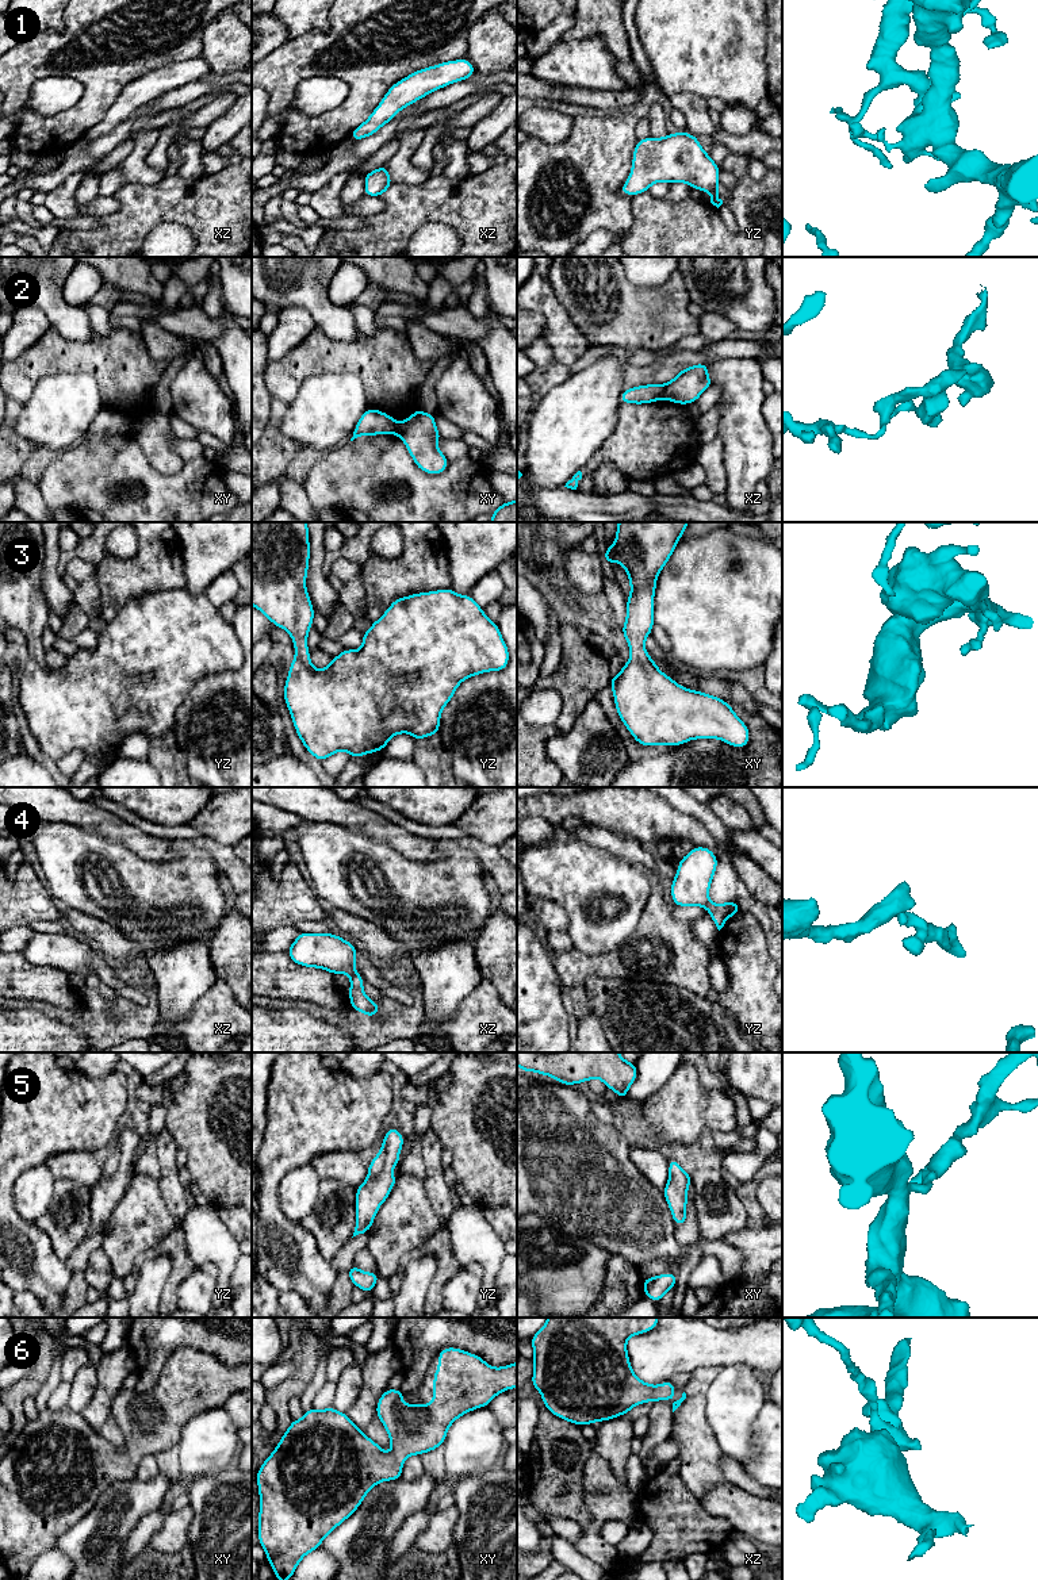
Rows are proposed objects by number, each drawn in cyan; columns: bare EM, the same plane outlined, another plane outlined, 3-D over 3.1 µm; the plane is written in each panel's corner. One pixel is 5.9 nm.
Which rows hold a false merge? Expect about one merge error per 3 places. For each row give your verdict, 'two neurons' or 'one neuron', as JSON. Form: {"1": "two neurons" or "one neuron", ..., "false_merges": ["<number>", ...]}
{"1": "one neuron", "2": "two neurons", "3": "one neuron", "4": "two neurons", "5": "one neuron", "6": "one neuron", "false_merges": ["2", "4"]}

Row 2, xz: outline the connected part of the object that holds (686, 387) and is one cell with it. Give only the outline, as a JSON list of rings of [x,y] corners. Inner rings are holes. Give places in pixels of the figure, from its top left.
[[[697,364],[681,369],[671,381],[666,383],[663,398],[669,402],[689,404],[697,402],[700,395],[710,386],[708,364]]]

